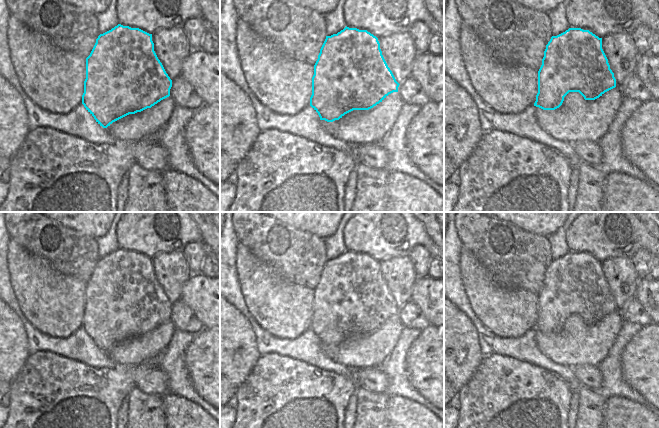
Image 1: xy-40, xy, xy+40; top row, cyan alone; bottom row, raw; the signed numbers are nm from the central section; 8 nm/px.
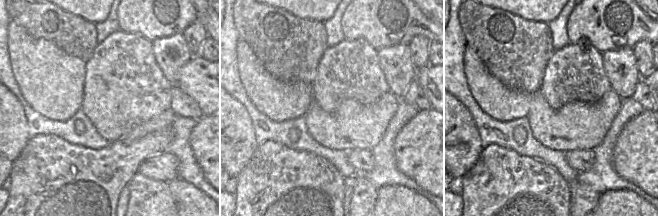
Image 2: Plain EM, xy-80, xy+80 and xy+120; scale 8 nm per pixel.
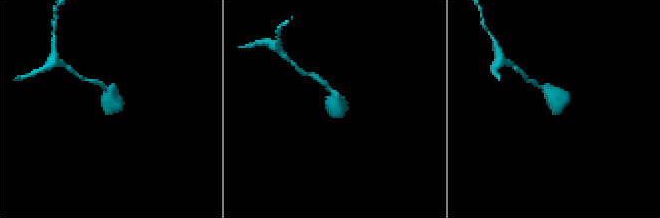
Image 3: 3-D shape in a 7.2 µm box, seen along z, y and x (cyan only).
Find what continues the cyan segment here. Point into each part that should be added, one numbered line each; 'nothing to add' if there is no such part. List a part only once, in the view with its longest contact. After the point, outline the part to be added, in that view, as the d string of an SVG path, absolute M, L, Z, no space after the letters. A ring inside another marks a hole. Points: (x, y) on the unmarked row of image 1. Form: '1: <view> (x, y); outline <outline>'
nothing to add

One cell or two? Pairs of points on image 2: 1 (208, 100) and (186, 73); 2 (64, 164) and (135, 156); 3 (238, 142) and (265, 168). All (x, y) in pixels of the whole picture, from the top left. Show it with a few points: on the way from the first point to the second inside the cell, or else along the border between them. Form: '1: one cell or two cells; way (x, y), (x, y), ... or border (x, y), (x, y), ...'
1: one cell; way (206, 93), (193, 80)
2: one cell; way (82, 168), (99, 168), (106, 162), (117, 162)
3: two cells; border (258, 145), (246, 166), (238, 174)

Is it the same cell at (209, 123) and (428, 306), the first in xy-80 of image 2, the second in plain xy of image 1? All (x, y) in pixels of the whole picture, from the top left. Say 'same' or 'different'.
different

